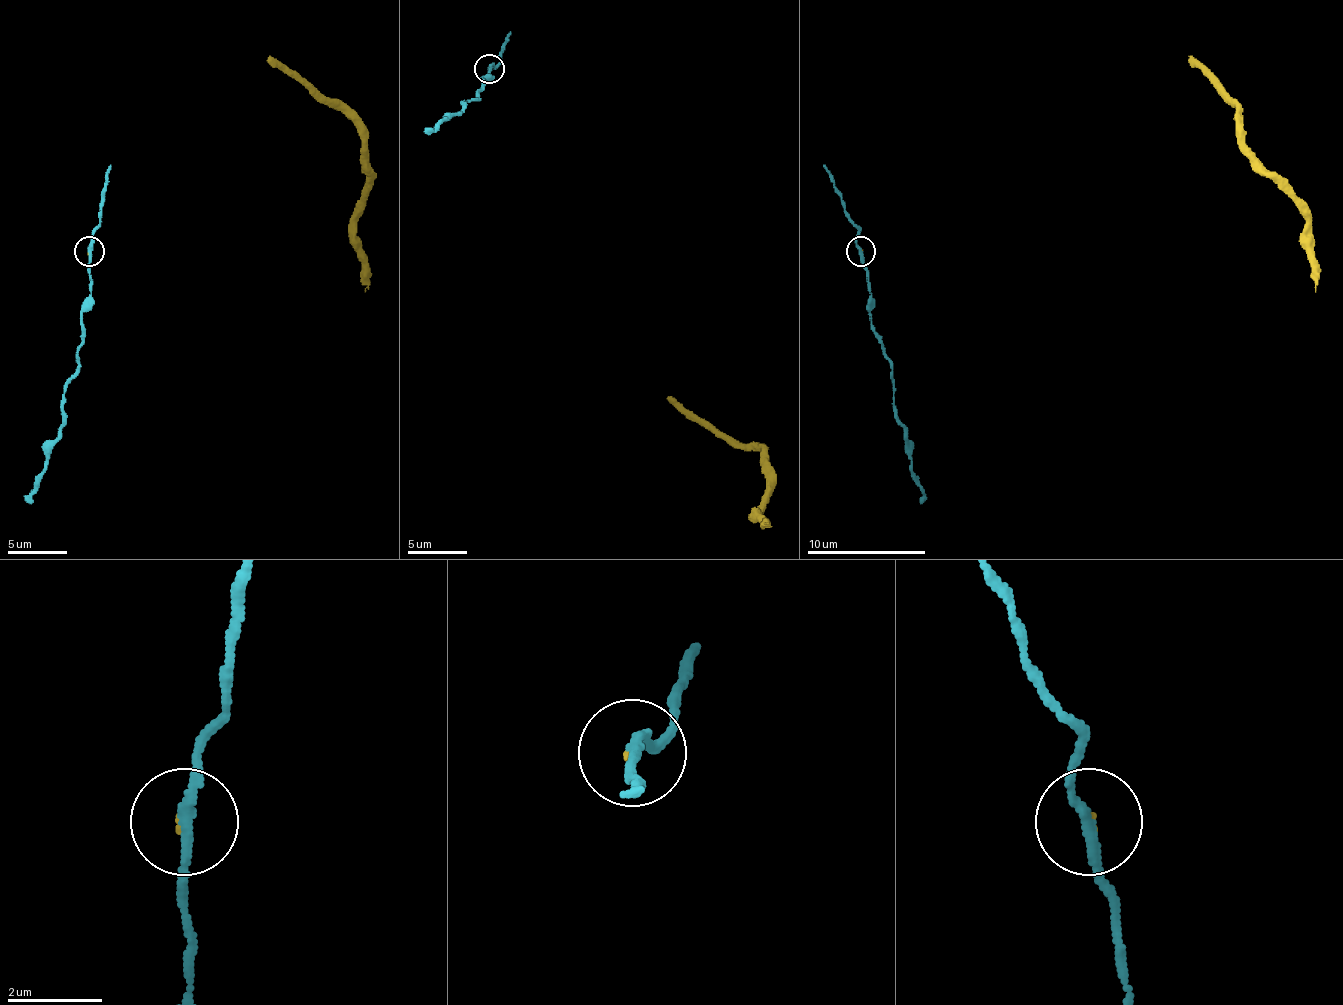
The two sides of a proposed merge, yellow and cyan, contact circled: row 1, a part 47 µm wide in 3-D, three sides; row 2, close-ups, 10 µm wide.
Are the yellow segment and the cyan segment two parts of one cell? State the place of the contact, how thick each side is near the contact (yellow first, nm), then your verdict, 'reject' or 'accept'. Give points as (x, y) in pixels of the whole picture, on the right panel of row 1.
place (861, 251); calibres 60 and 200 nm; reject

